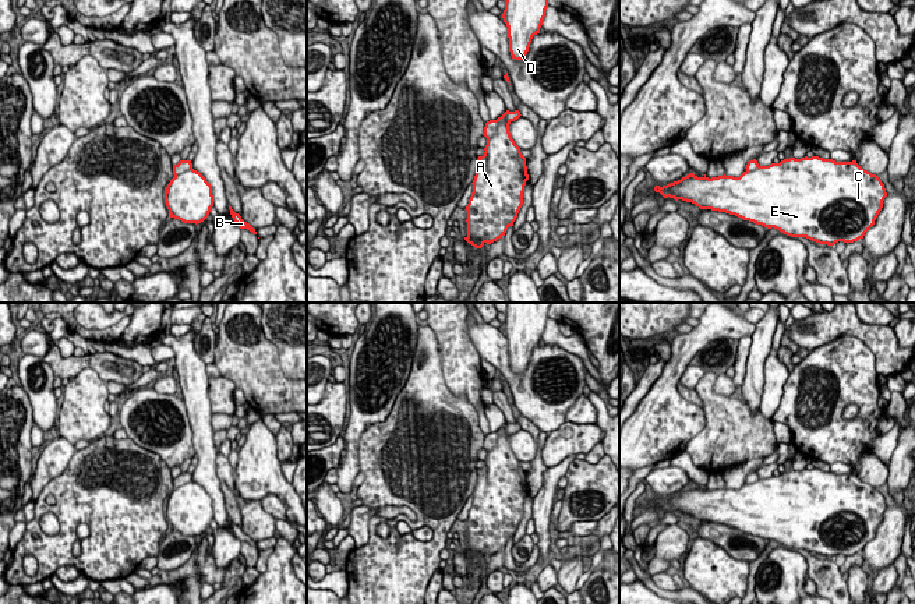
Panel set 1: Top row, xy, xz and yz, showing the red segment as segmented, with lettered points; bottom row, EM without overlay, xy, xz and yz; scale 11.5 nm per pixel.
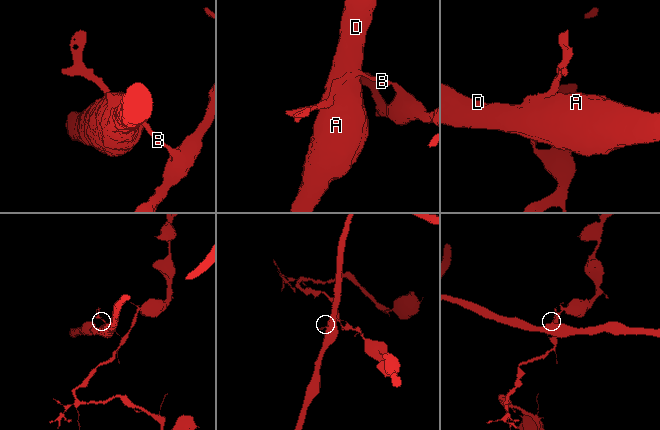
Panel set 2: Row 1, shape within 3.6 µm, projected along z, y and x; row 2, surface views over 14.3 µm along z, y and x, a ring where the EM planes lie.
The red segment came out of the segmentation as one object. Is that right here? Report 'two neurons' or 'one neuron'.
one neuron

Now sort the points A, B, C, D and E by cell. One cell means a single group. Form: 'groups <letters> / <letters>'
groups A B C D E

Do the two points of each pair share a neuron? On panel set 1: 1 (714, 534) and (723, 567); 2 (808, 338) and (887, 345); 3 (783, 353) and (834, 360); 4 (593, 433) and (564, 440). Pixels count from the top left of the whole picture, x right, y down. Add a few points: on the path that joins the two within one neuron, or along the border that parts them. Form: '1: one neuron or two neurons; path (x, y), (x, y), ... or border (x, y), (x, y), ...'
1: two neurons; border (699, 536), (712, 540), (732, 557), (745, 561)
2: one neuron; path (827, 328), (857, 328), (868, 334)
3: two neurons; border (795, 366), (790, 373)
4: one neuron; path (586, 437), (571, 438)

